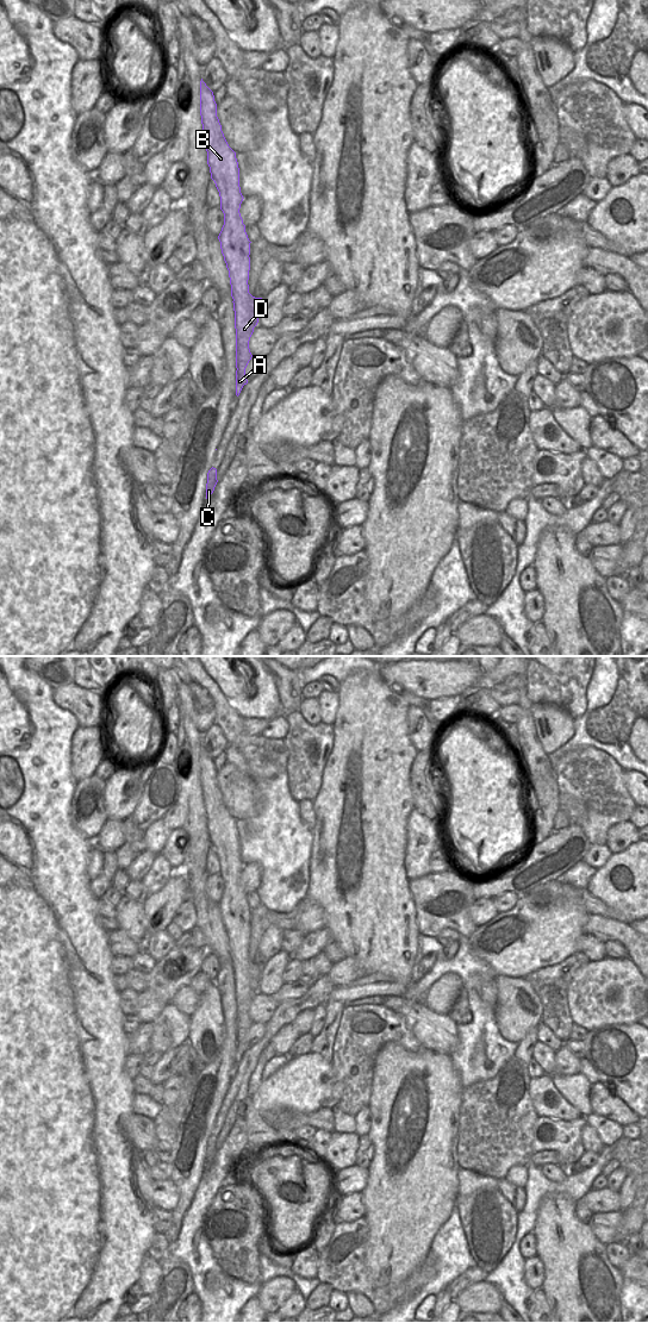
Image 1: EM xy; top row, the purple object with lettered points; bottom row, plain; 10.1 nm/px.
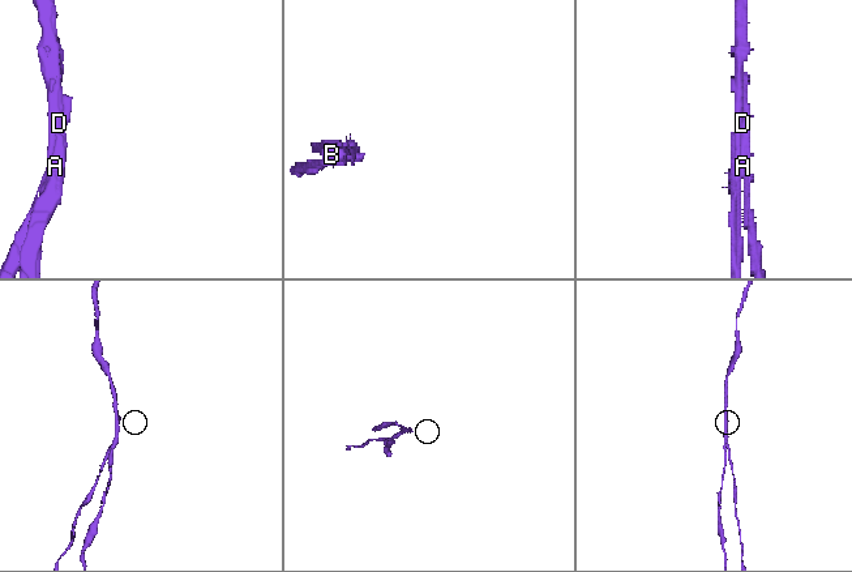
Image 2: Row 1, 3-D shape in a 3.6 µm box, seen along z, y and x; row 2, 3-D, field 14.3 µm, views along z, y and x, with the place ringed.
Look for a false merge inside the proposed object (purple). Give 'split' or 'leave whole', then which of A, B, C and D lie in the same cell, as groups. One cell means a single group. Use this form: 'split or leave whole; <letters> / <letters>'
split; A / B C D

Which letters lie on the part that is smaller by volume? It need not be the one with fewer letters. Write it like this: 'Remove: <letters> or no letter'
Remove: A

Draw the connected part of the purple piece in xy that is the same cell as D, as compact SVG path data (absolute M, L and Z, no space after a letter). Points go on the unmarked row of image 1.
M200 748L200 782L205 804L211 845L220 863L224 892L218 903L222 921L229 937L233 966L236 996L236 1035L239 1037L241 1015L249 1011L258 982L250 975L249 937L250 907L239 880L243 862L239 854L239 835L236 819L229 813L217 784L213 759Z

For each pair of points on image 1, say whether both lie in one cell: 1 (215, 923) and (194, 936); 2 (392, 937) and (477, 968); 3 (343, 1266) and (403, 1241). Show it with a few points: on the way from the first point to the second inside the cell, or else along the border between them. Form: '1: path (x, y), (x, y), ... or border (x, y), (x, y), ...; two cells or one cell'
1: border (197, 925), (204, 935), (206, 947); two cells
2: border (418, 934), (419, 946); two cells
3: border (367, 1230), (365, 1270), (367, 1279), (373, 1284); two cells

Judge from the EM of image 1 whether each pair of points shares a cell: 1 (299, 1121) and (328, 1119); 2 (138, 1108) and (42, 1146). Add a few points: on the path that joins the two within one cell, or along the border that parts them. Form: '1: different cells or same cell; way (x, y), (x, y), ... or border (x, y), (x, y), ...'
1: same cell; way (306, 1119), (321, 1119)
2: different cells; border (135, 1093), (131, 1100), (131, 1112)

